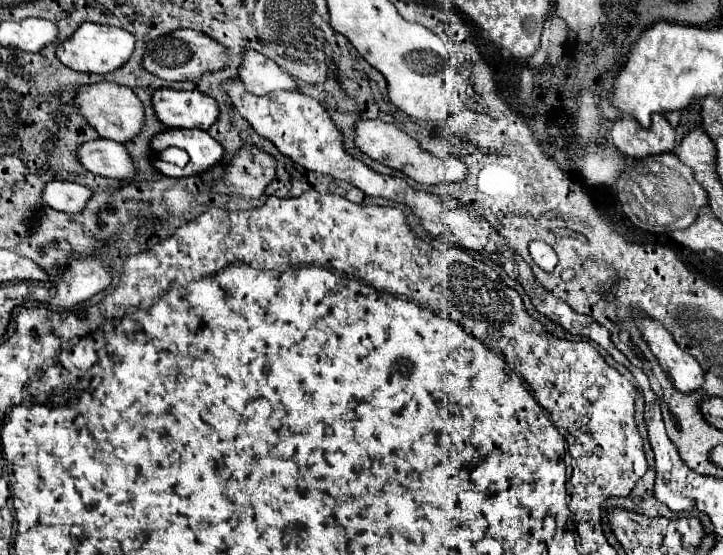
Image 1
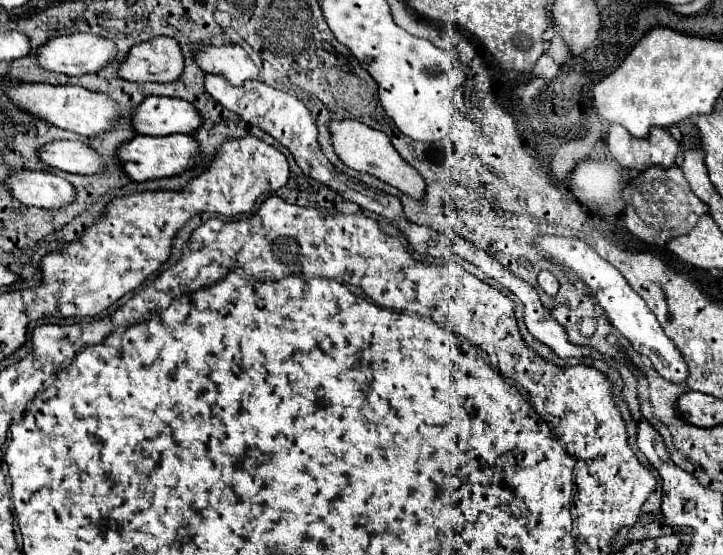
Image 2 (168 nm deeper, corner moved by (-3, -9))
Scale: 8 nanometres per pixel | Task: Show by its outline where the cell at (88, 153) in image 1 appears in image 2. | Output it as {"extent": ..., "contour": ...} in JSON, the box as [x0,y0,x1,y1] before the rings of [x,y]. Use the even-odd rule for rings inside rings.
{"extent":[38,141,102,175],"contour":[[[52,141],[38,149],[38,159],[52,169],[78,175],[98,175],[102,171],[100,155],[82,141]]]}

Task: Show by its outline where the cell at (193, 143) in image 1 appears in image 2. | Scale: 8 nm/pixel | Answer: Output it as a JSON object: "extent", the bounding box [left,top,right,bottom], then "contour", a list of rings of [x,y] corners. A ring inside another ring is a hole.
{"extent":[118,135,198,181],"contour":[[[136,135],[134,141],[126,141],[126,145],[118,147],[118,161],[122,161],[122,169],[134,181],[148,181],[160,177],[172,177],[176,173],[186,171],[198,159],[198,143],[190,135],[164,135],[164,137],[150,137],[150,135]]]}

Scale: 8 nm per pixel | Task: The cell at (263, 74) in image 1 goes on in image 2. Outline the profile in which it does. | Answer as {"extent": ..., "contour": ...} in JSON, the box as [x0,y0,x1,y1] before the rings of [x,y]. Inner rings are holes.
{"extent":[192,45,258,85],"contour":[[[200,45],[192,51],[196,65],[206,73],[222,73],[232,85],[258,79],[258,67],[240,45]]]}

